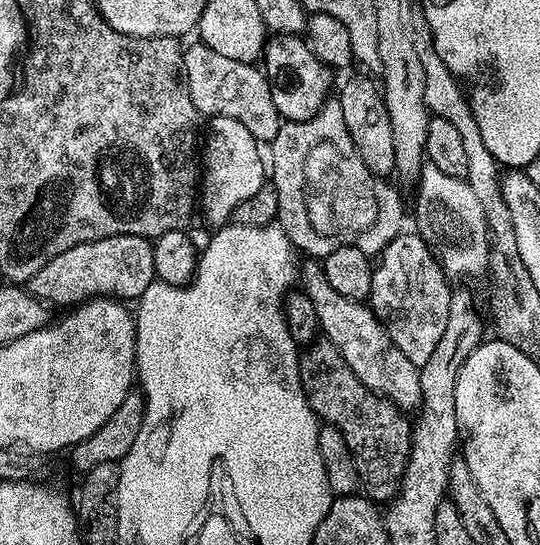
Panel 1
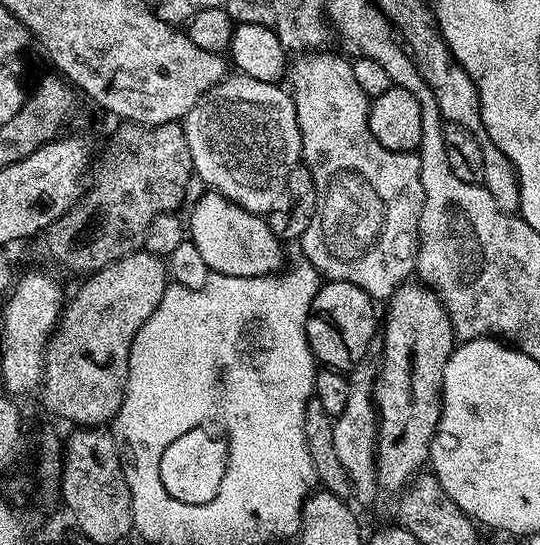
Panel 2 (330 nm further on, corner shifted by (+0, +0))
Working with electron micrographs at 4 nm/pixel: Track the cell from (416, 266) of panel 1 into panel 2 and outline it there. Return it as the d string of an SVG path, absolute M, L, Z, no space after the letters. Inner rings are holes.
M361 362L351 369L348 385L350 398L346 401L346 410L335 417L332 429L334 430L334 451L342 462L346 474L350 474L352 496L368 504L378 493L376 483L376 401L374 399L374 381L377 369Z

